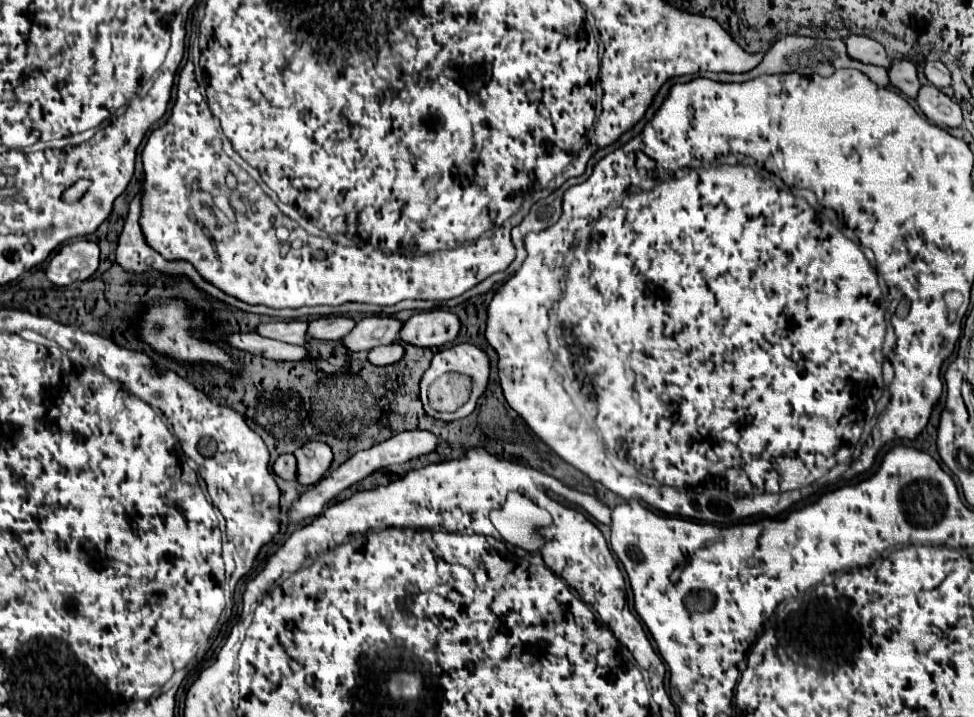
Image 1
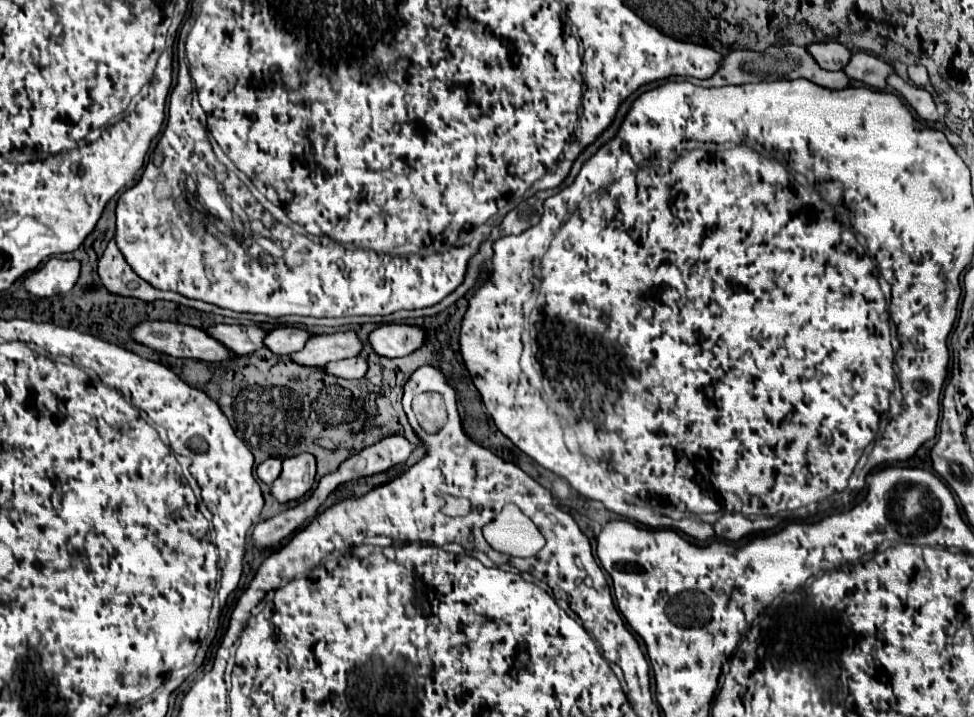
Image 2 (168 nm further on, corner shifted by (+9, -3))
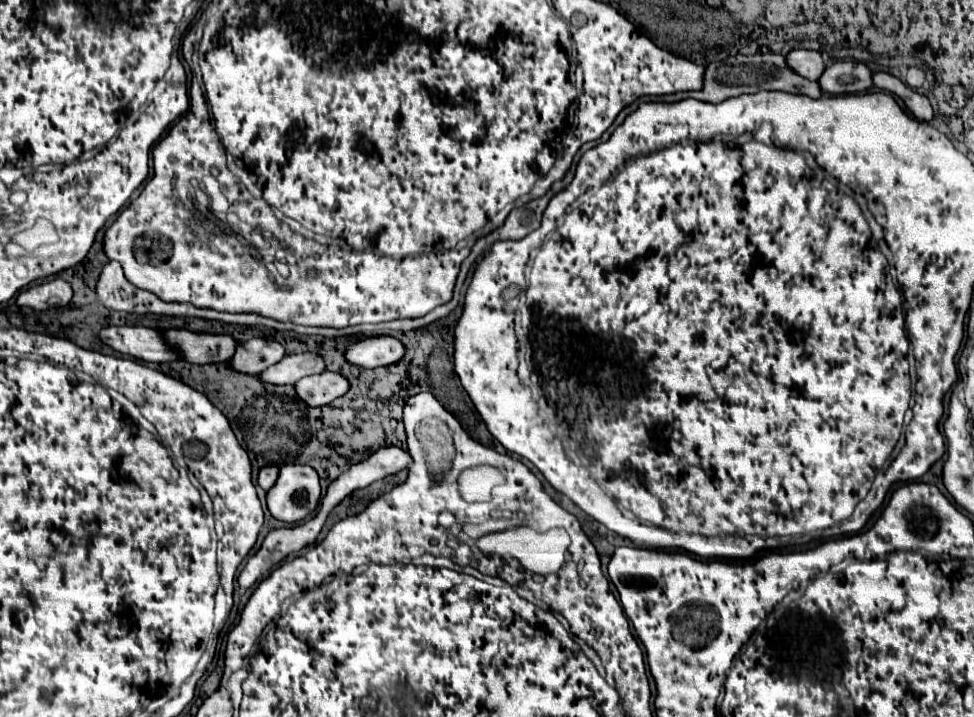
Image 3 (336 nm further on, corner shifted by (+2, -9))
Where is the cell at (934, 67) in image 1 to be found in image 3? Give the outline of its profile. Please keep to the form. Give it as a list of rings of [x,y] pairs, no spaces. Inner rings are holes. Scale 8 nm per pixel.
[[[908,69],[908,73],[906,73],[906,83],[912,87],[912,89],[920,89],[922,85],[924,85],[924,81],[926,81],[926,73],[922,71],[922,69]]]

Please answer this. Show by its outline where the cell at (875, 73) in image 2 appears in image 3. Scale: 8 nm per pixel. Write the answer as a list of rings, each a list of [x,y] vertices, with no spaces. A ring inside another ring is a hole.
[[[836,61],[826,67],[822,77],[818,79],[822,89],[830,95],[846,95],[860,93],[874,87],[872,69],[864,63],[854,61]]]

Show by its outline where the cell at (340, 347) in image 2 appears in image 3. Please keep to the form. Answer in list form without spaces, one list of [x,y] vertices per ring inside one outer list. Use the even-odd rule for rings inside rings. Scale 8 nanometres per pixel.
[[[300,353],[300,355],[286,355],[280,363],[272,365],[260,377],[264,381],[270,381],[274,385],[294,385],[302,377],[314,375],[314,373],[324,373],[326,371],[326,361],[318,353]]]

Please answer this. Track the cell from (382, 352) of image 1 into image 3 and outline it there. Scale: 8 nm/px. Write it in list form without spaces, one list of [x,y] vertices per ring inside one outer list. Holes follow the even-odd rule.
[[[326,371],[322,375],[310,375],[296,383],[296,393],[312,407],[322,407],[350,389],[350,381],[342,373]]]

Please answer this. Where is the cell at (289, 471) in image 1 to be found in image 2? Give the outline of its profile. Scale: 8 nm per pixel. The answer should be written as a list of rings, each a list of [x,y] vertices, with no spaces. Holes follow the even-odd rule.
[[[271,457],[271,459],[263,461],[263,463],[257,467],[257,477],[259,477],[263,483],[271,485],[271,483],[279,477],[279,471],[281,471],[281,461]]]

